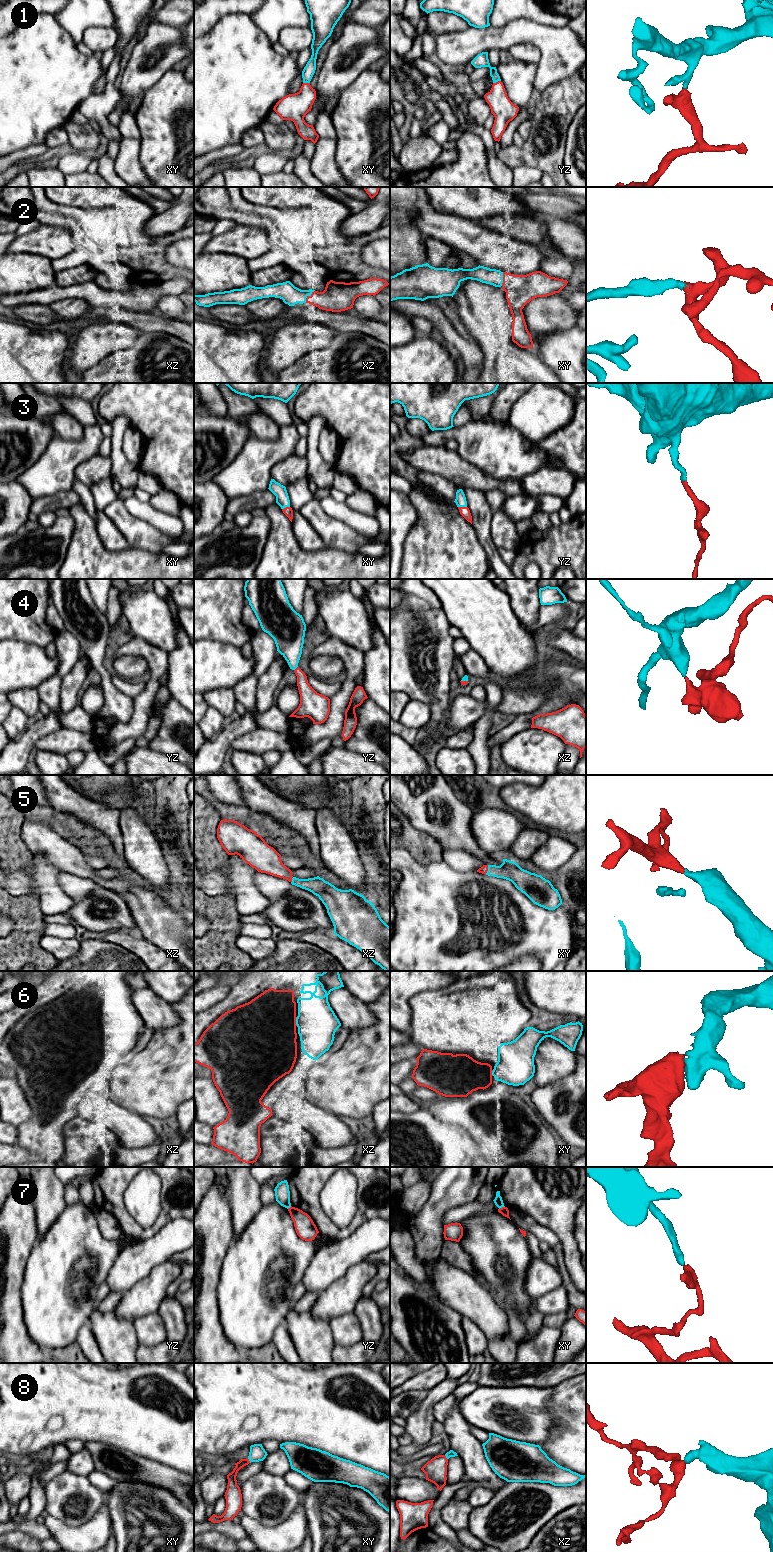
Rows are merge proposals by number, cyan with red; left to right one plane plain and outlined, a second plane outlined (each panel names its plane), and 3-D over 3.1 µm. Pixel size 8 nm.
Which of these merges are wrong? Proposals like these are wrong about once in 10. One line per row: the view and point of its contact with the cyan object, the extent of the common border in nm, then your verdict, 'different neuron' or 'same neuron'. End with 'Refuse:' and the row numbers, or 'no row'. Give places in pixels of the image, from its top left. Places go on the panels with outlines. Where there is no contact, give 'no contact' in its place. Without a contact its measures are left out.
1: meets cyan in yz at (496, 81); contact 70 nm long; same neuron
2: meets cyan in xz at (308, 295); contact 120 nm long; same neuron
3: meets cyan in yz at (462, 506); contact 70 nm long; same neuron
4: meets cyan in yz at (296, 667); contact 50 nm long; same neuron
5: meets cyan in xy at (488, 870); contact 80 nm long; same neuron
6: meets cyan in xz at (296, 1021); contact 70 nm long; same neuron
7: meets cyan in xy at (501, 1207); contact 50 nm long; different neuron
8: meets cyan in xy at (249, 1460); contact 50 nm long; same neuron
Refuse: 7

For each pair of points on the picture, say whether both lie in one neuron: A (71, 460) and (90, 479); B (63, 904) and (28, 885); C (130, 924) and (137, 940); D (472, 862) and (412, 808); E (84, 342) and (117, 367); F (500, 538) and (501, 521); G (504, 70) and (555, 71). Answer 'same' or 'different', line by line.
A: different
B: same
C: different
D: different
E: different
F: same
G: different

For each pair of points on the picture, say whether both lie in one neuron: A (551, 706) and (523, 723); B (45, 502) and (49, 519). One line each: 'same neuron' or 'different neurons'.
A: same neuron
B: different neurons

